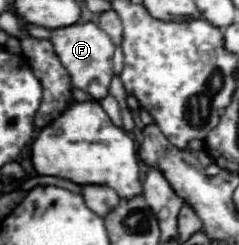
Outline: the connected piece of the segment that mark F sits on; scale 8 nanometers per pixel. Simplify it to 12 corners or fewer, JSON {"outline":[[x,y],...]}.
{"outline":[[95,23],[53,29],[73,87],[87,91],[115,45]]}

